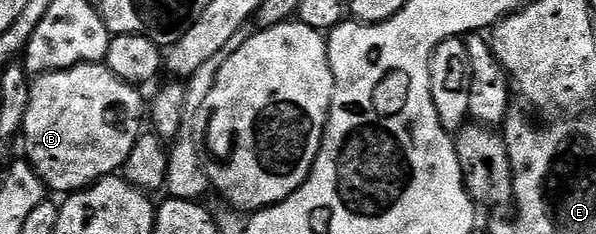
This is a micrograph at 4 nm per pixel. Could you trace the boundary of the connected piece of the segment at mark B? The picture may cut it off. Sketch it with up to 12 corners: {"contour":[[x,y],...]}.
{"contour":[[94,62],[31,83],[22,142],[49,191],[123,171],[146,98]]}

